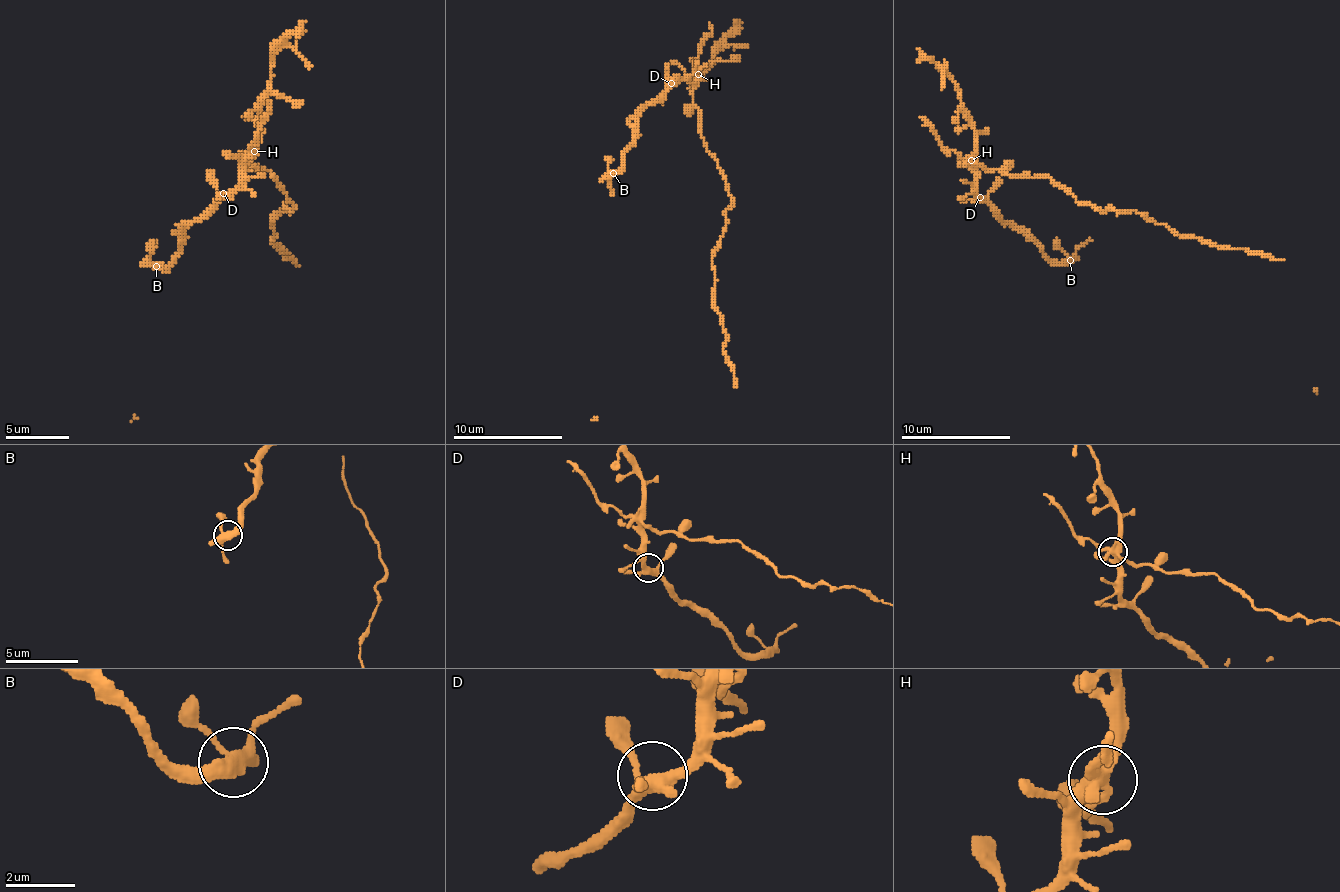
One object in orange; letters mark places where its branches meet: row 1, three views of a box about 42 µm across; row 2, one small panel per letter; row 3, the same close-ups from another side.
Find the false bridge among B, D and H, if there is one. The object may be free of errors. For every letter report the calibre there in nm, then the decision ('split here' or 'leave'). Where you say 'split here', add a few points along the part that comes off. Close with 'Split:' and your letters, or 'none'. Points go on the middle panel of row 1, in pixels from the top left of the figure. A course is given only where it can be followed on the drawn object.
B: 400 nm | leave
D: 400 nm | leave
H: 420 nm | leave
Split: none

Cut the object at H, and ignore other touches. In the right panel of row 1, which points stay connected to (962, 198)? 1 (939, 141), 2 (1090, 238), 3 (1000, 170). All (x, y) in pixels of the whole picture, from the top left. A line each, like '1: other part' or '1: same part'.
1: other part
2: same part
3: other part

